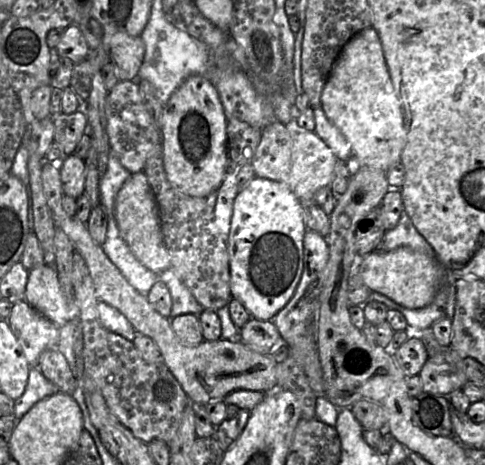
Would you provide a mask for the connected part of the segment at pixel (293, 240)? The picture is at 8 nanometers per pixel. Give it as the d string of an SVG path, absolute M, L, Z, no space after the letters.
M255 177L235 201L230 229L225 238L229 258L229 288L251 317L272 320L294 294L300 279L300 257L302 254L303 218L298 198L289 185L261 180Z

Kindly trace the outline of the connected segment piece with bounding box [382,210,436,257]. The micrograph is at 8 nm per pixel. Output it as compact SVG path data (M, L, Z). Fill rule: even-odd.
M405 210L401 213L394 227L388 229L383 227L382 248L393 250L398 247L409 247L431 257L436 257L434 249L415 228Z

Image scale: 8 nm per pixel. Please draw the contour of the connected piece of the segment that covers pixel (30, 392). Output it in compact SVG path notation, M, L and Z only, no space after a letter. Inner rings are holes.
M38 366L30 367L25 390L18 398L13 399L14 407L12 415L15 421L26 413L35 403L58 391L56 385L42 374Z

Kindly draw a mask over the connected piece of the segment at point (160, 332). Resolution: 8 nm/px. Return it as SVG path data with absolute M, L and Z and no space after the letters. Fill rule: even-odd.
M44 163L42 183L48 206L58 225L70 238L77 253L86 264L92 278L96 296L120 311L131 323L135 331L150 337L160 355L183 391L193 404L206 405L222 401L222 398L237 390L267 392L277 385L277 362L270 357L255 352L236 339L203 340L197 345L186 346L172 330L167 317L155 310L146 297L136 291L107 259L104 251L94 243L87 229L80 229L77 221L70 221L64 209L64 193L61 175L53 165Z

